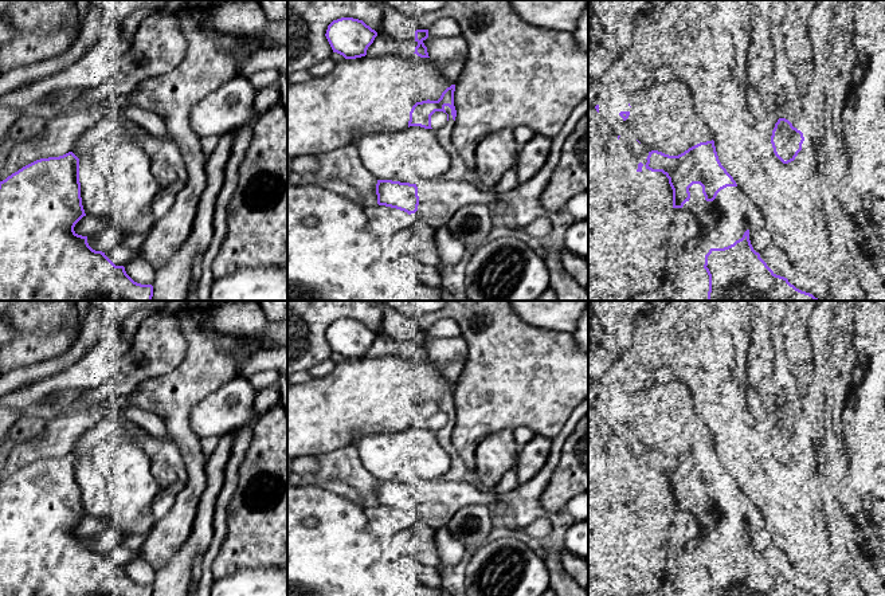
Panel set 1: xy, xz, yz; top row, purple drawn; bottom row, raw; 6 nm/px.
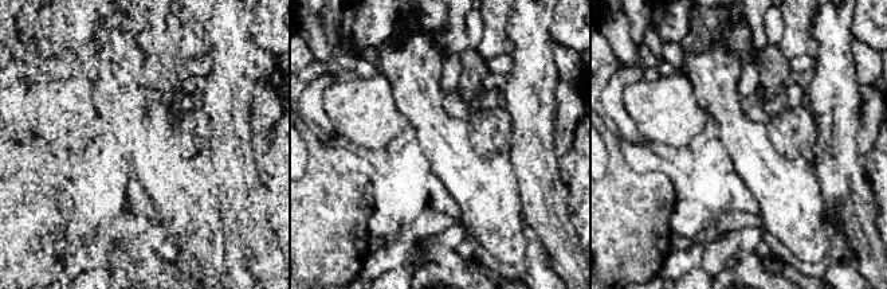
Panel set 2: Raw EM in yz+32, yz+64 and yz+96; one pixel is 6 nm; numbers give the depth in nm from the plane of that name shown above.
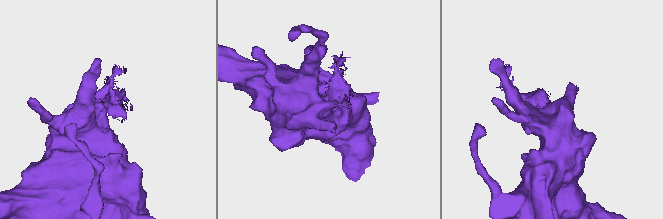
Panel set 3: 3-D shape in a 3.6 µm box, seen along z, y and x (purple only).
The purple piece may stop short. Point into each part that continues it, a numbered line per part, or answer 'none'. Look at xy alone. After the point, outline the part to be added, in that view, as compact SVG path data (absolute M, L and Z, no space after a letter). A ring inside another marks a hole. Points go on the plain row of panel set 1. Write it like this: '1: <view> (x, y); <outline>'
none

